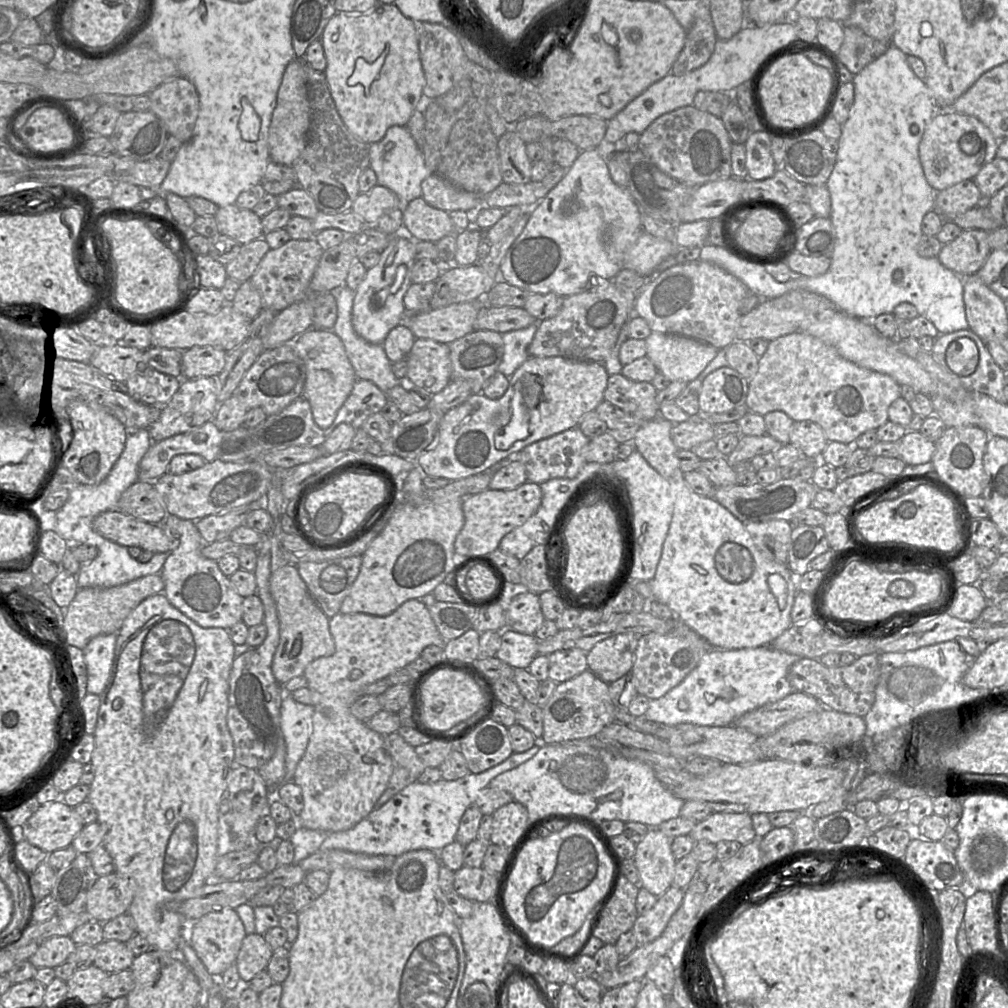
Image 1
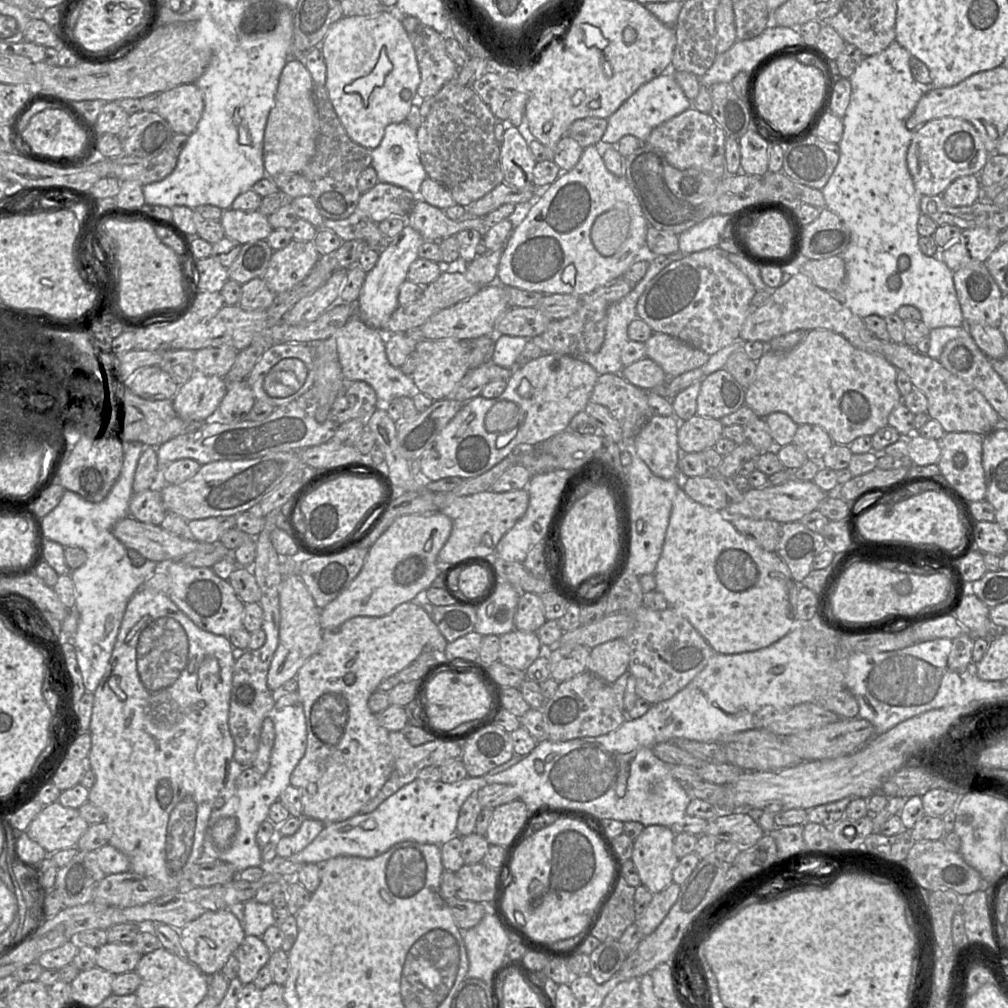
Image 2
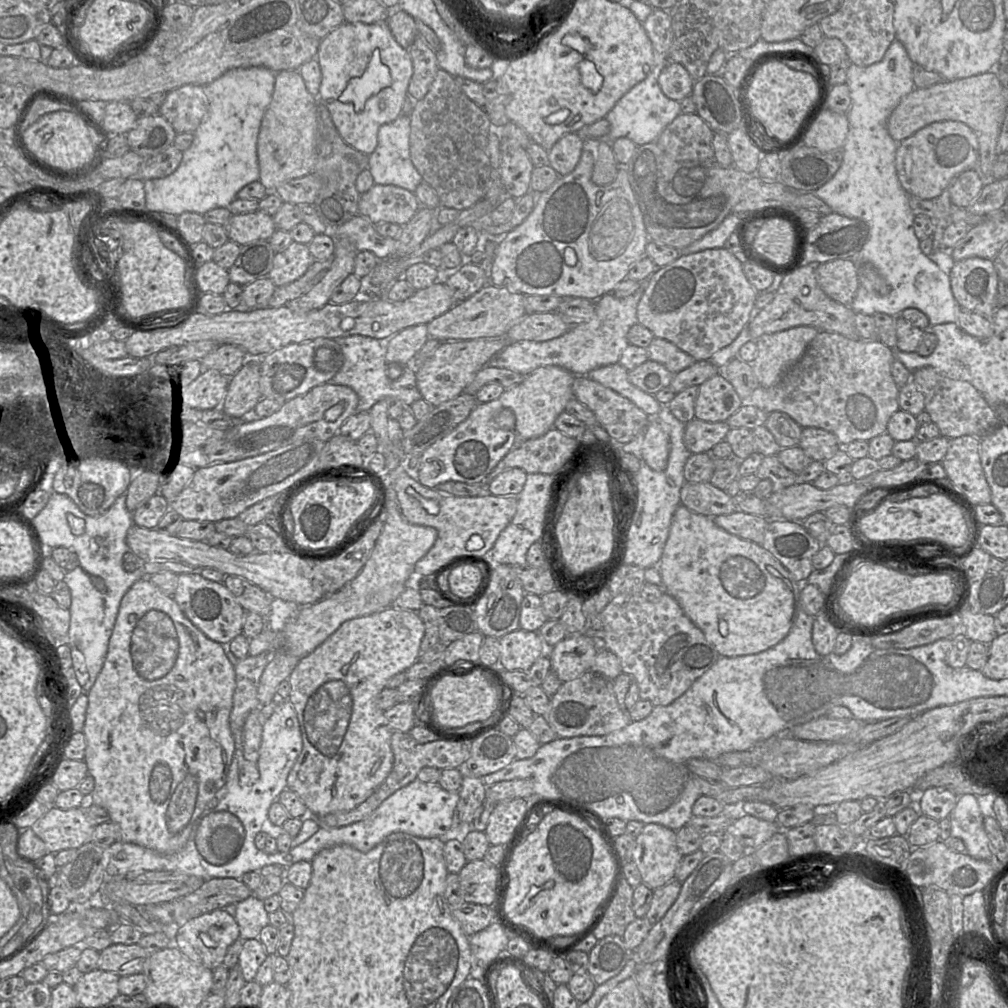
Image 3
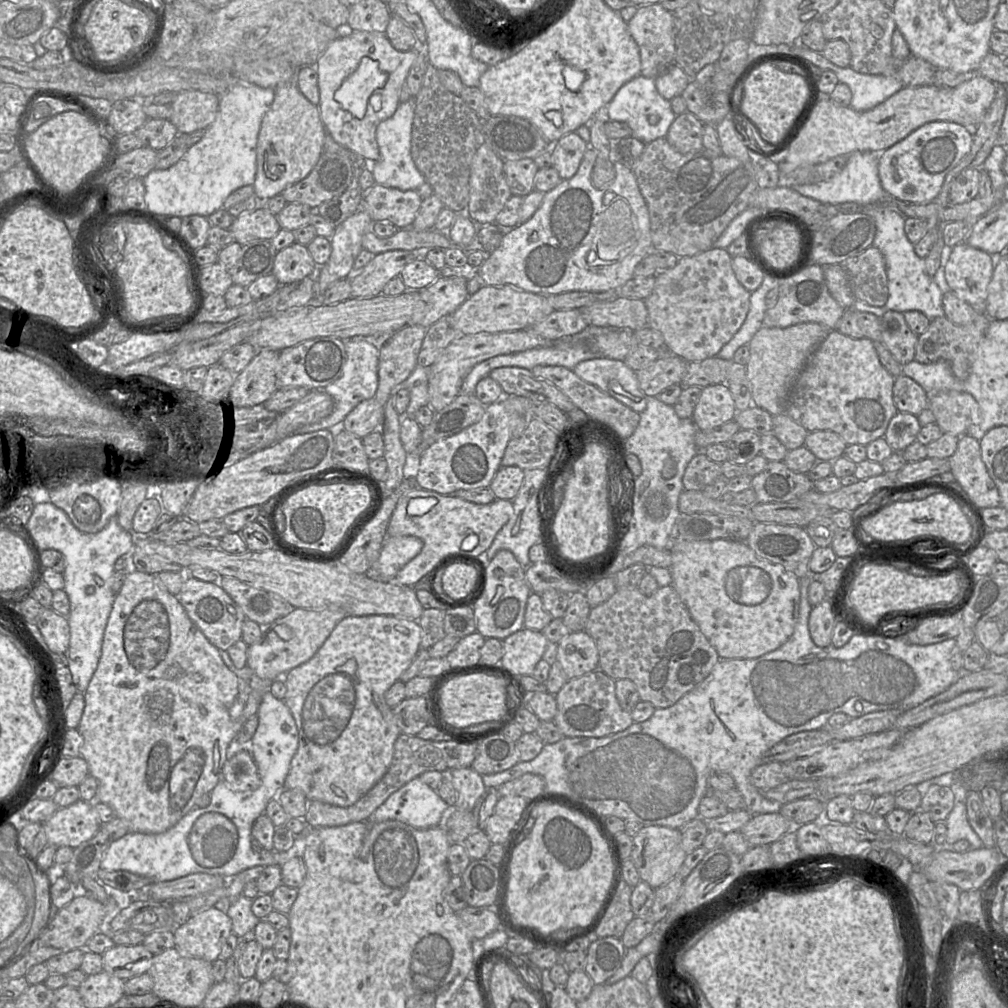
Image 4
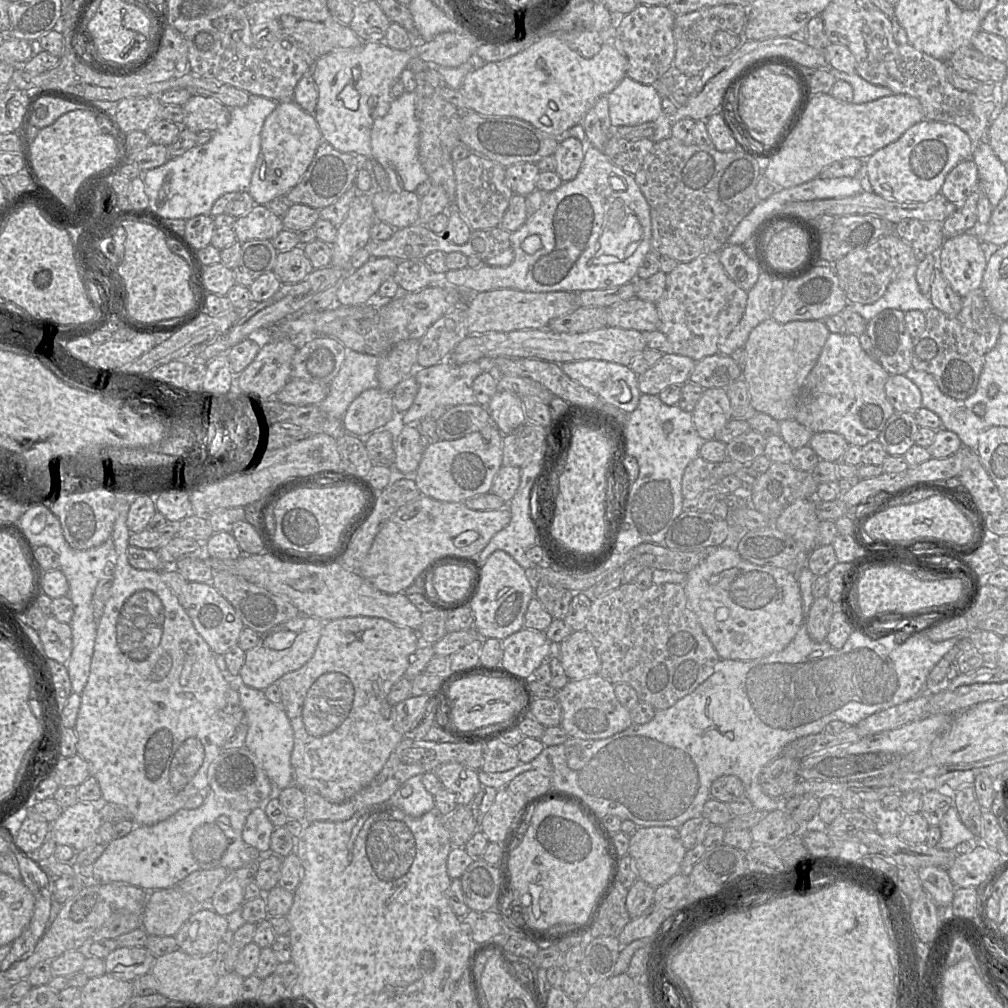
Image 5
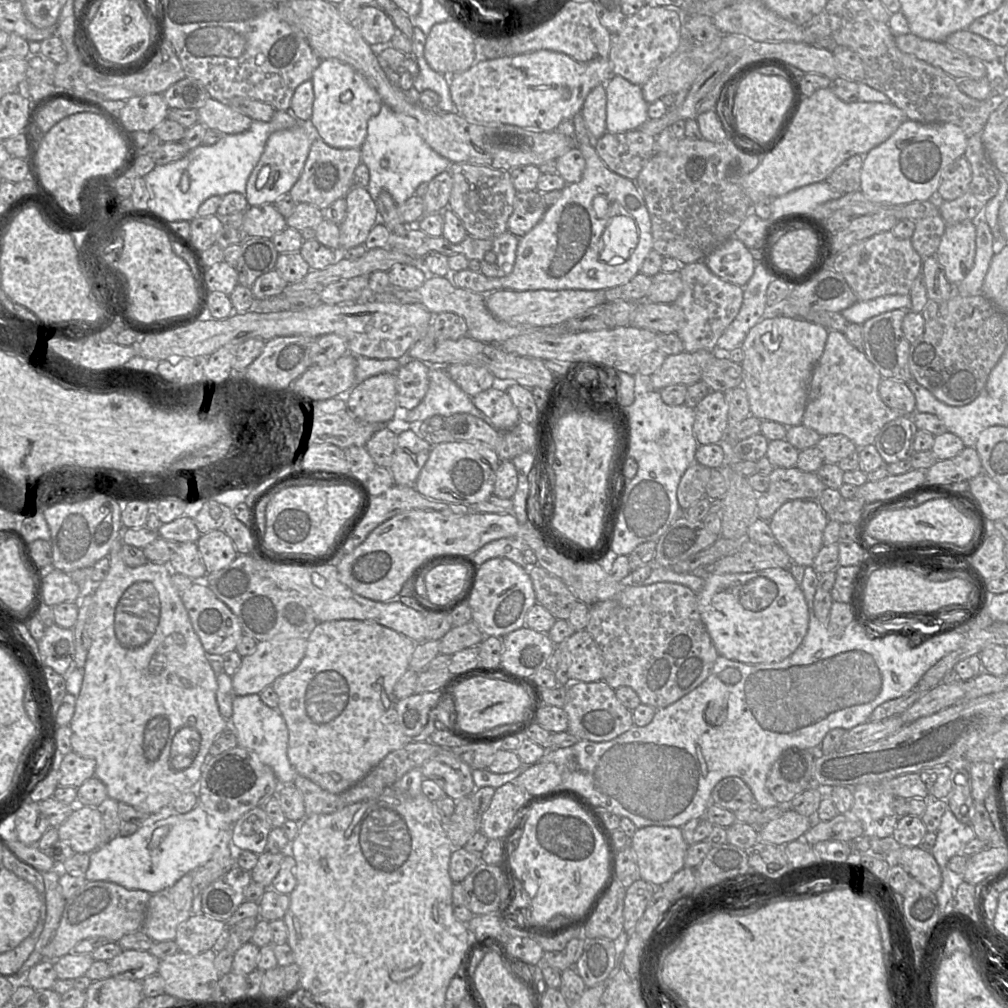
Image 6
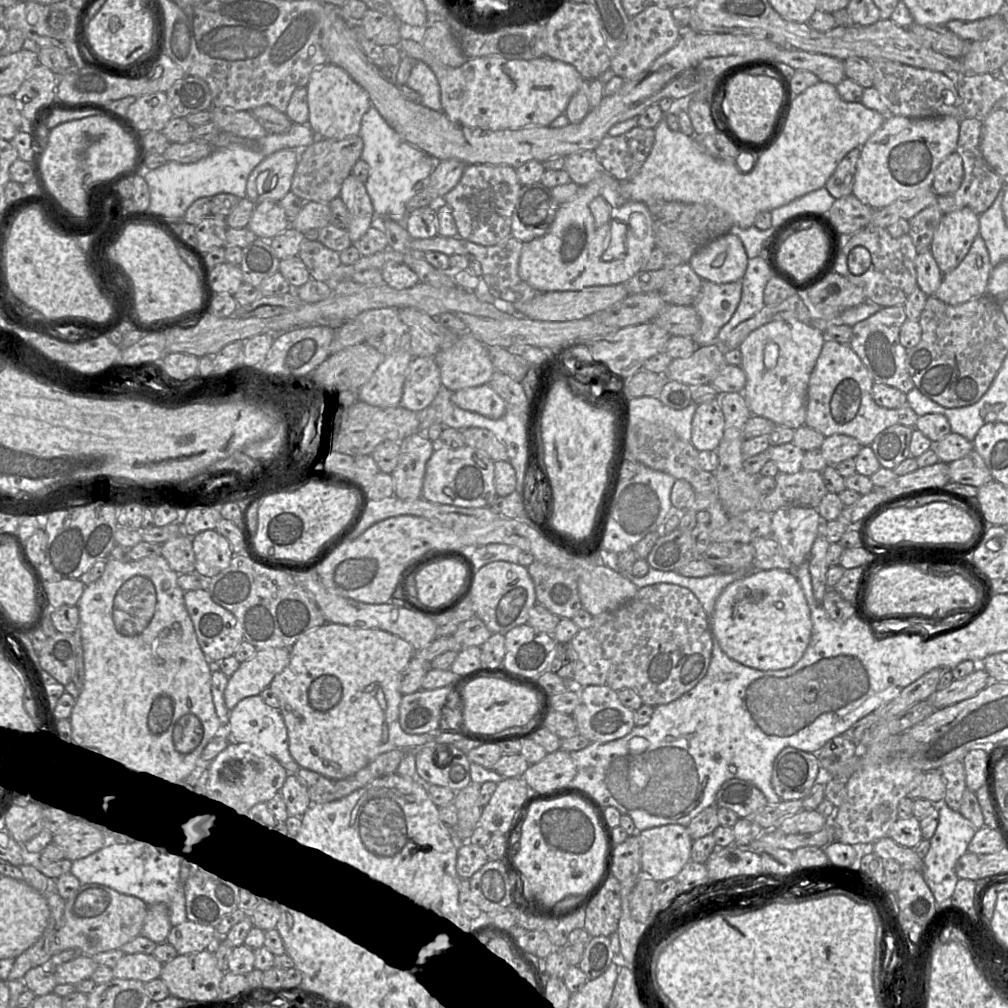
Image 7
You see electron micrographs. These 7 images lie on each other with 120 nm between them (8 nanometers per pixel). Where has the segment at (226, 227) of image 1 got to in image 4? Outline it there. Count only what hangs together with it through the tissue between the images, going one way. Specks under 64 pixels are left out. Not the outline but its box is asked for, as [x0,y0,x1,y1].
[229,206,280,246]

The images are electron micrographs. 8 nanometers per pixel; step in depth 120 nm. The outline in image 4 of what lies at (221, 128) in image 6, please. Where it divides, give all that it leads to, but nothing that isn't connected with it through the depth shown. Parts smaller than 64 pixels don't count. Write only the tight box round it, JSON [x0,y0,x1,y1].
[170,90,219,134]

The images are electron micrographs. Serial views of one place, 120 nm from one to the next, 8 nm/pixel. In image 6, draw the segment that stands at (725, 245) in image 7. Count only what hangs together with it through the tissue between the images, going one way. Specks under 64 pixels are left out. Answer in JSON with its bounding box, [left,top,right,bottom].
[703,236,756,287]

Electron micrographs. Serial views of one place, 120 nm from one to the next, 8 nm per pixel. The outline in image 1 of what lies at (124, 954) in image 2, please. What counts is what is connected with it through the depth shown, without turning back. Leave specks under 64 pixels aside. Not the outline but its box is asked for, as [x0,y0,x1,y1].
[93,940,134,974]

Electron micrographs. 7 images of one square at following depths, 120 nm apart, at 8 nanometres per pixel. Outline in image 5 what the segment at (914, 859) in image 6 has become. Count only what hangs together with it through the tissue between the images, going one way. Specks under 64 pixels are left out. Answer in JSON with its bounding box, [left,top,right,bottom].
[918,867,955,908]

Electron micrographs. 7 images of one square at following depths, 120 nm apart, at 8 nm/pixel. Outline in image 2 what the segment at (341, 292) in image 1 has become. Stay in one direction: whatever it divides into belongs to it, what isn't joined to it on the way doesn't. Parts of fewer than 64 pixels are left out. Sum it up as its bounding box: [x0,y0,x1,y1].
[334,315,418,405]

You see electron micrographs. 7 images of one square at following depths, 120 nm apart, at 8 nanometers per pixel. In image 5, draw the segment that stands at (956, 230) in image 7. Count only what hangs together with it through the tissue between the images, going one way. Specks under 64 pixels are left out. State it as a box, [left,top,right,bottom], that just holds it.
[937,232,989,297]

